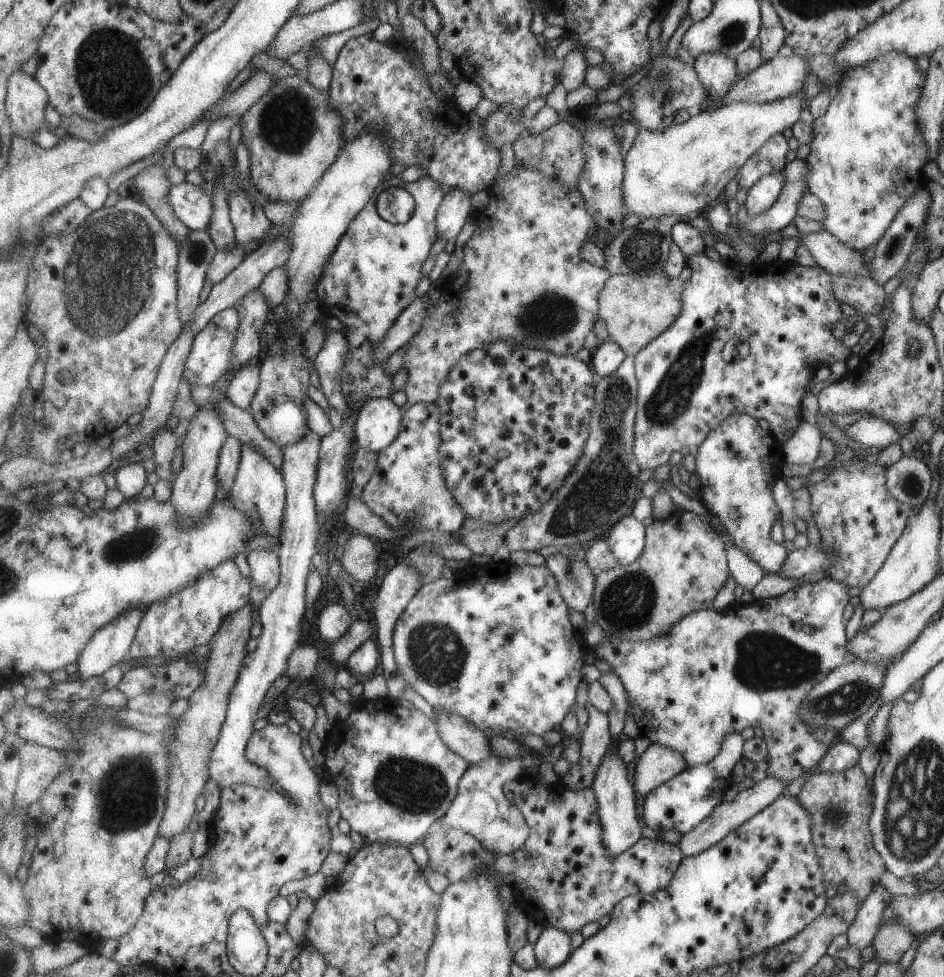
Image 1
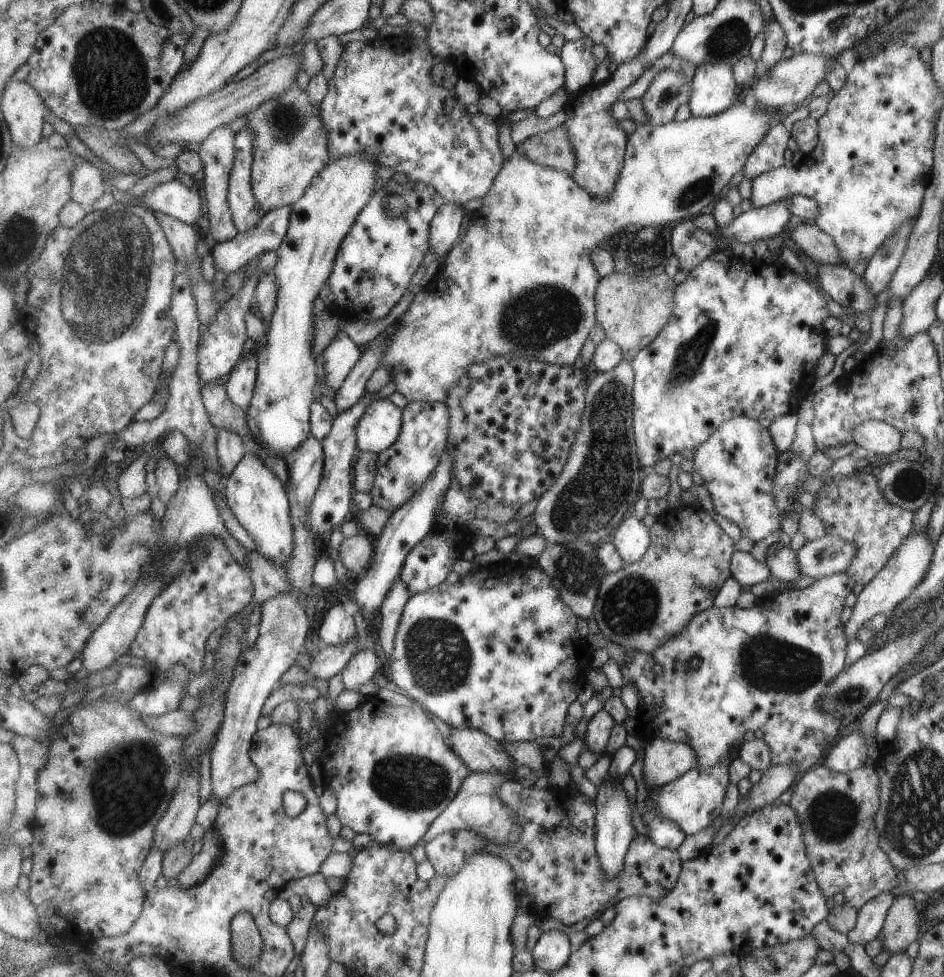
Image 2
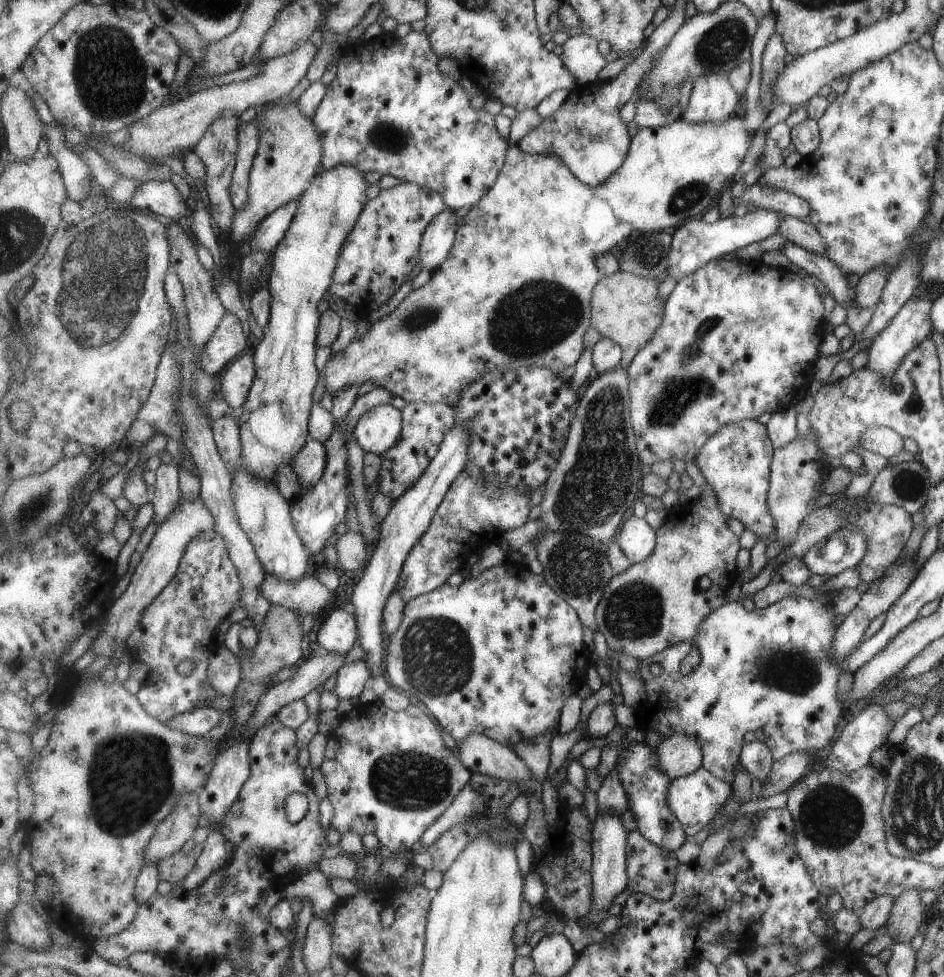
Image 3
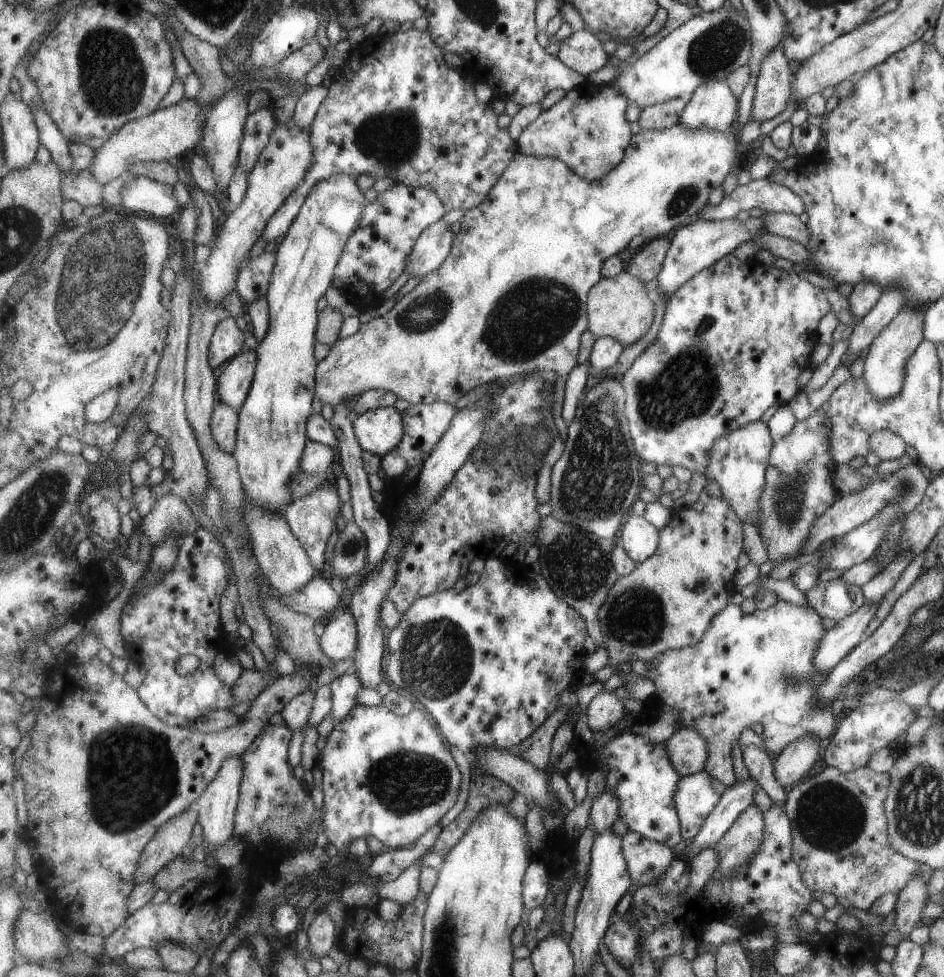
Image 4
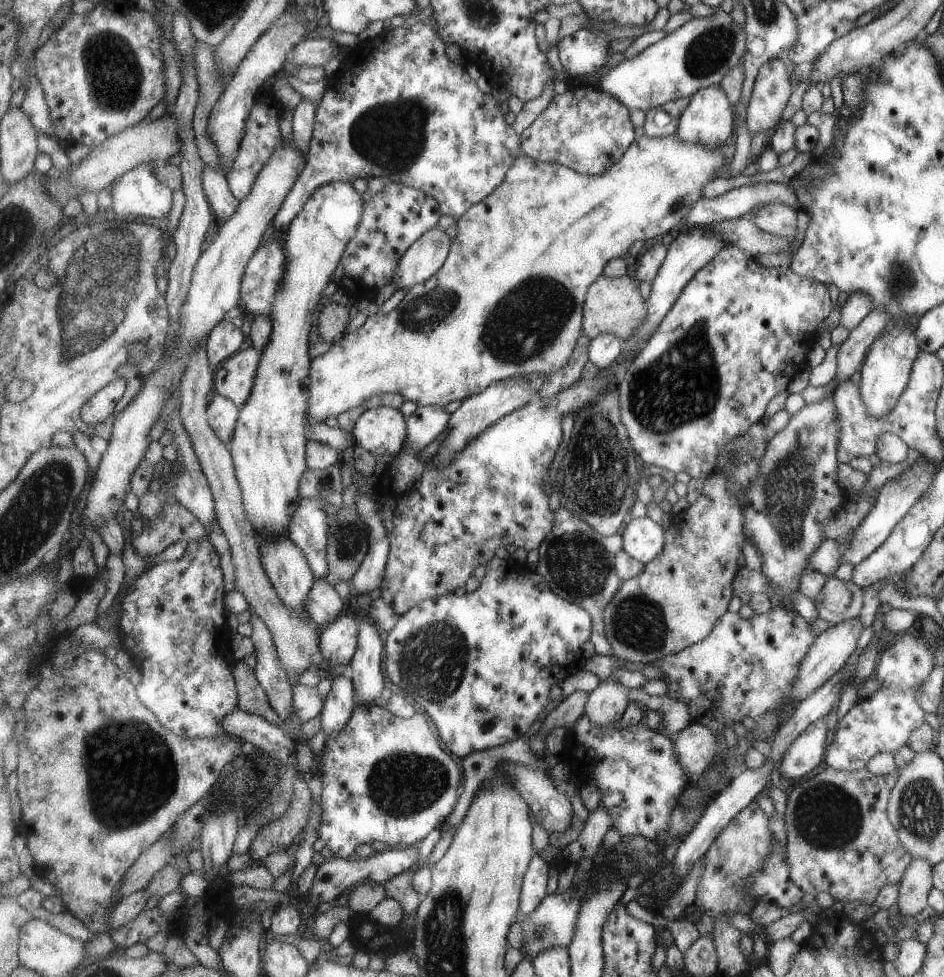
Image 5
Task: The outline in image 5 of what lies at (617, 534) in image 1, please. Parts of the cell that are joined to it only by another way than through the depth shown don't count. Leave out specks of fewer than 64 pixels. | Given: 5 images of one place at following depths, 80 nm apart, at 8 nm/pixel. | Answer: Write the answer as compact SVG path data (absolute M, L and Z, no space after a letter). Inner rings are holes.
M650 517L629 519L622 533L623 549L643 565L653 562L667 544L666 529Z

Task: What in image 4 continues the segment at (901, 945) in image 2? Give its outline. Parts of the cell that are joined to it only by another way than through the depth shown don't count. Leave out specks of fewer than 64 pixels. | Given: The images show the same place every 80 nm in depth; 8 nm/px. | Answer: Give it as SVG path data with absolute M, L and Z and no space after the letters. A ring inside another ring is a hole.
M915 874L902 890L896 893L894 905L895 925L893 929L907 938L914 927L920 924L921 911L928 902L928 882L923 882L921 874Z

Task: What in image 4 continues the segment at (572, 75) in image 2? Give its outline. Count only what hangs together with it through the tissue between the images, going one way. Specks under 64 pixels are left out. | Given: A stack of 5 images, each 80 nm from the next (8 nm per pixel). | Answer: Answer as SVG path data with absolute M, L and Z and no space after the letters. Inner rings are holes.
M582 29L560 44L557 57L570 69L589 77L609 63L610 56L601 43L593 32Z

